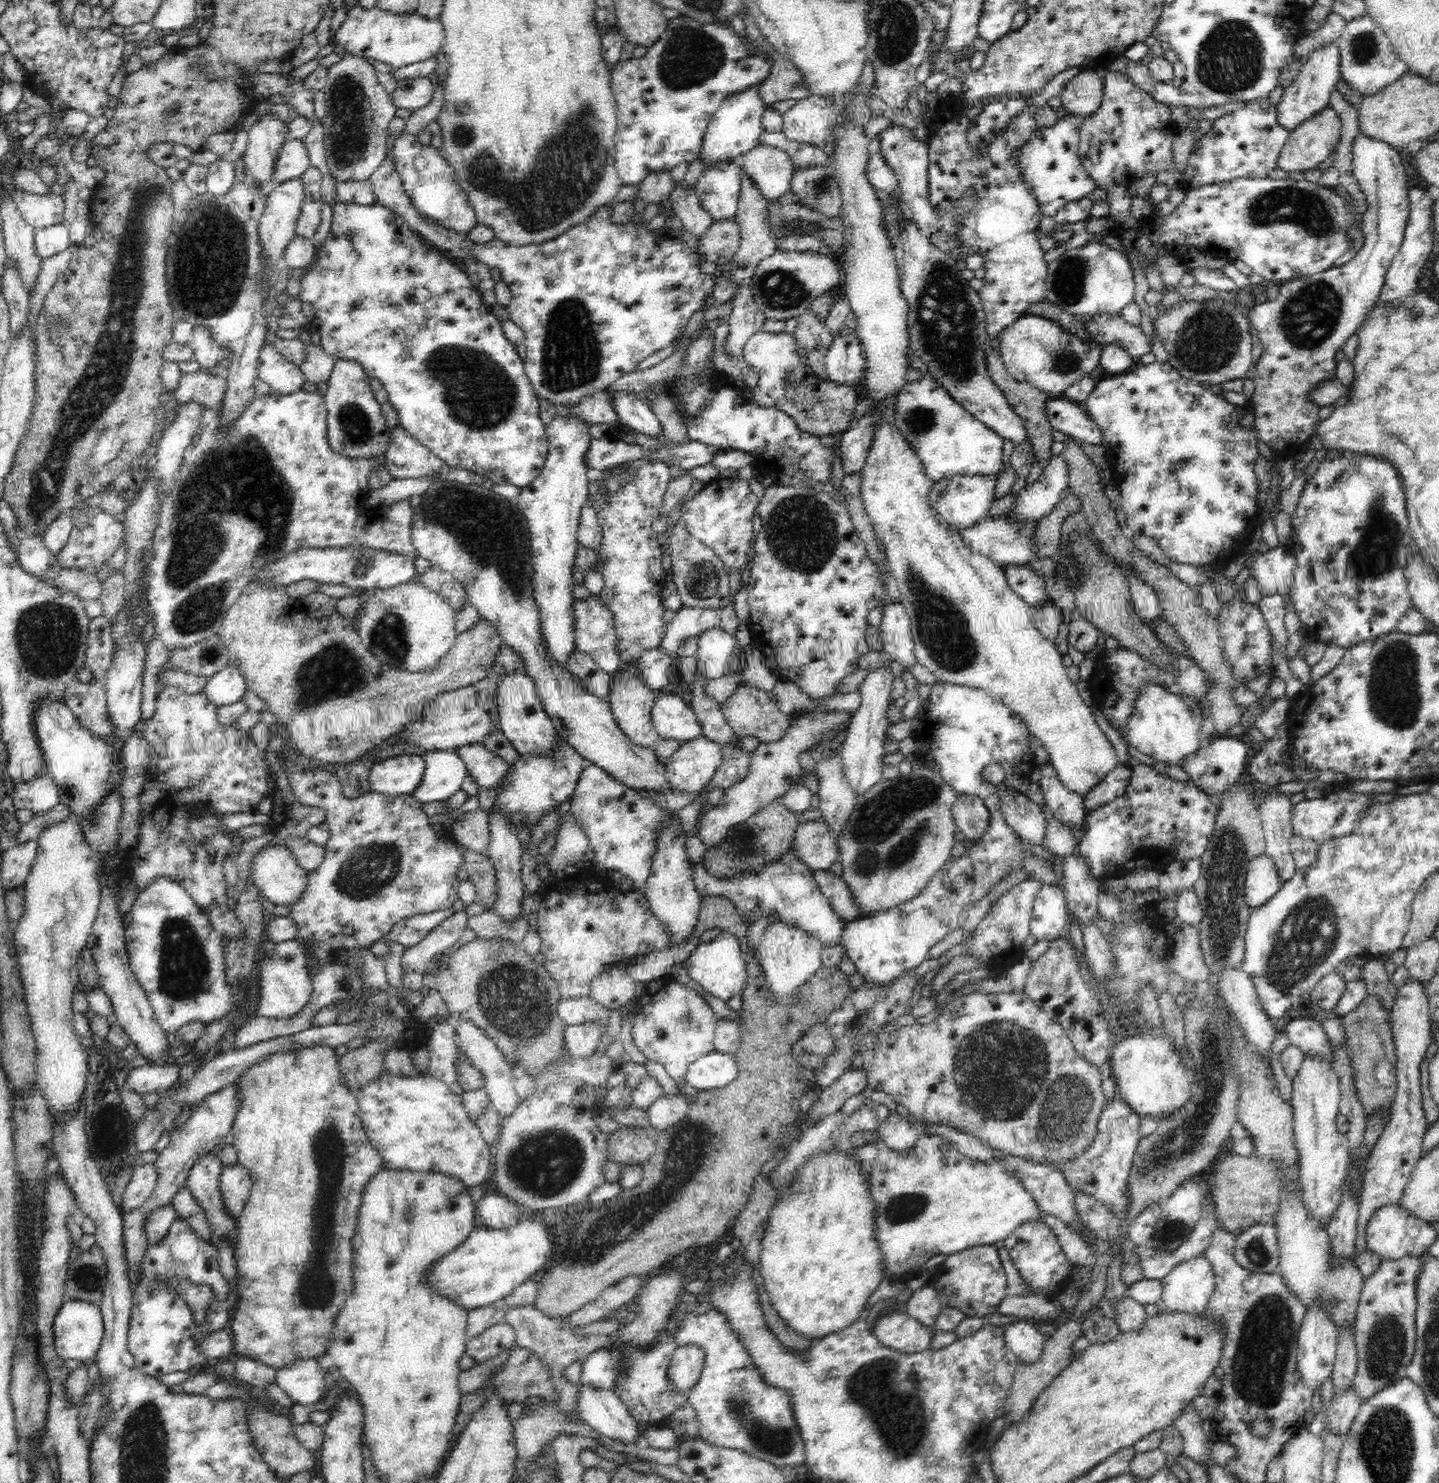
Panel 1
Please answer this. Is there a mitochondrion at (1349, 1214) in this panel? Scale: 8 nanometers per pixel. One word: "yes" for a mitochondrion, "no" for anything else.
no

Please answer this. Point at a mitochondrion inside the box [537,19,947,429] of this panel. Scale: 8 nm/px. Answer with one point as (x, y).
(690, 57)

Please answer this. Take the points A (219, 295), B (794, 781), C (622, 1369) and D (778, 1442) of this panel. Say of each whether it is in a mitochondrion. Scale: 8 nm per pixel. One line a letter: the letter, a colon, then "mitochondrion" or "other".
A: mitochondrion
B: other
C: other
D: mitochondrion

